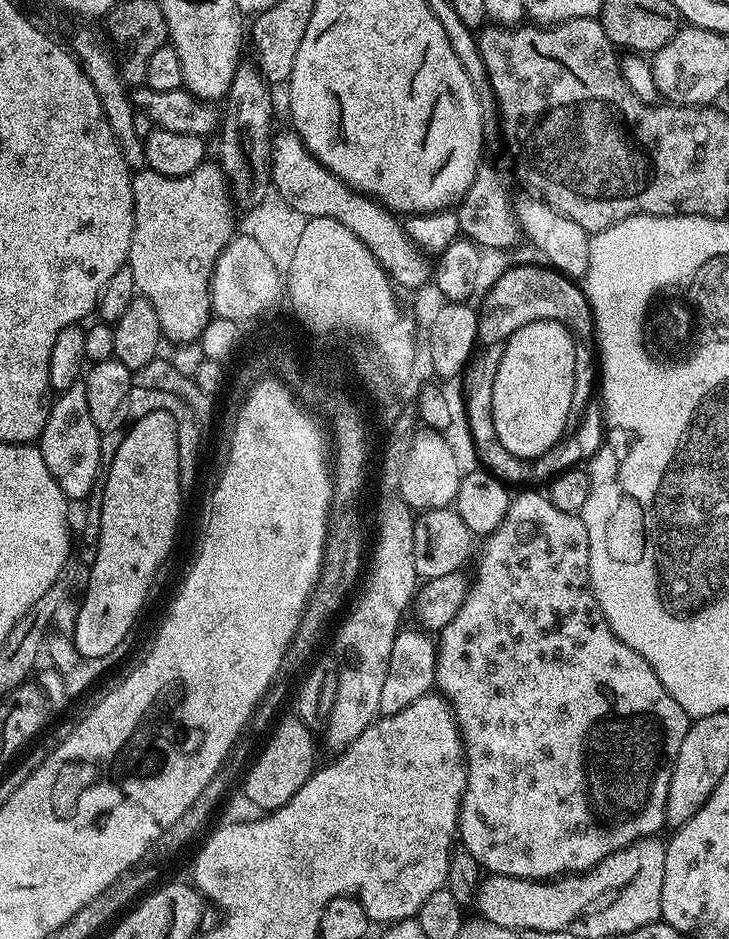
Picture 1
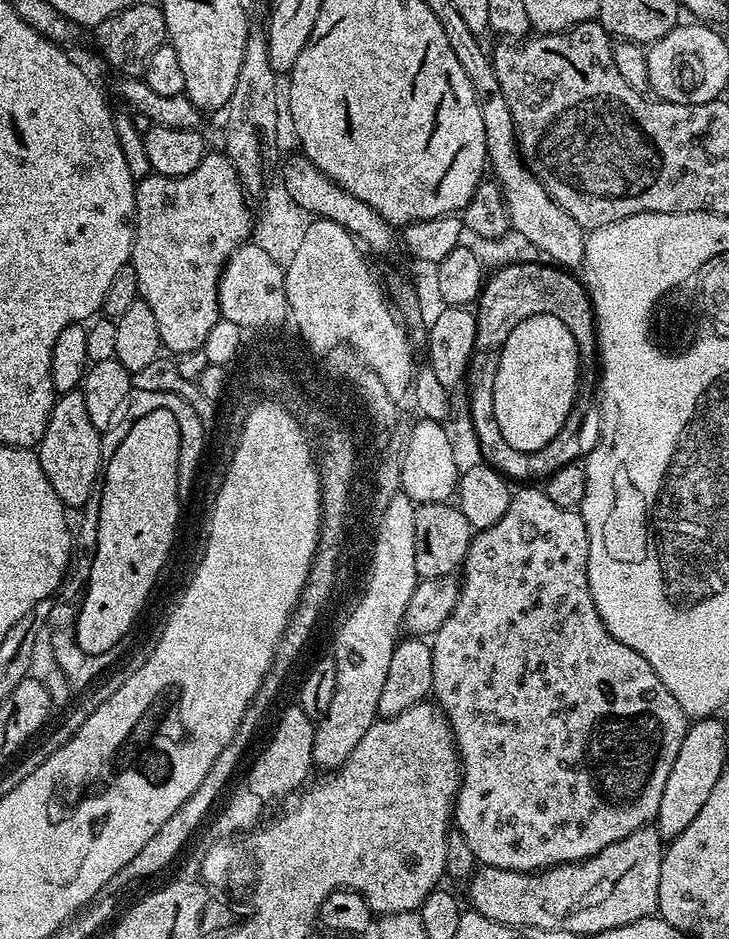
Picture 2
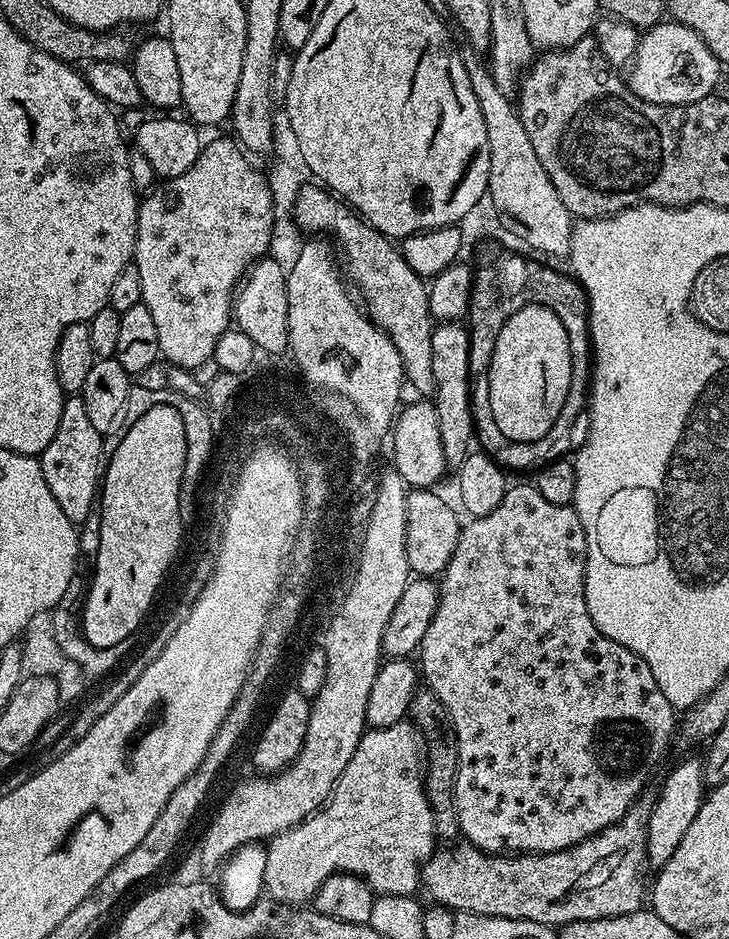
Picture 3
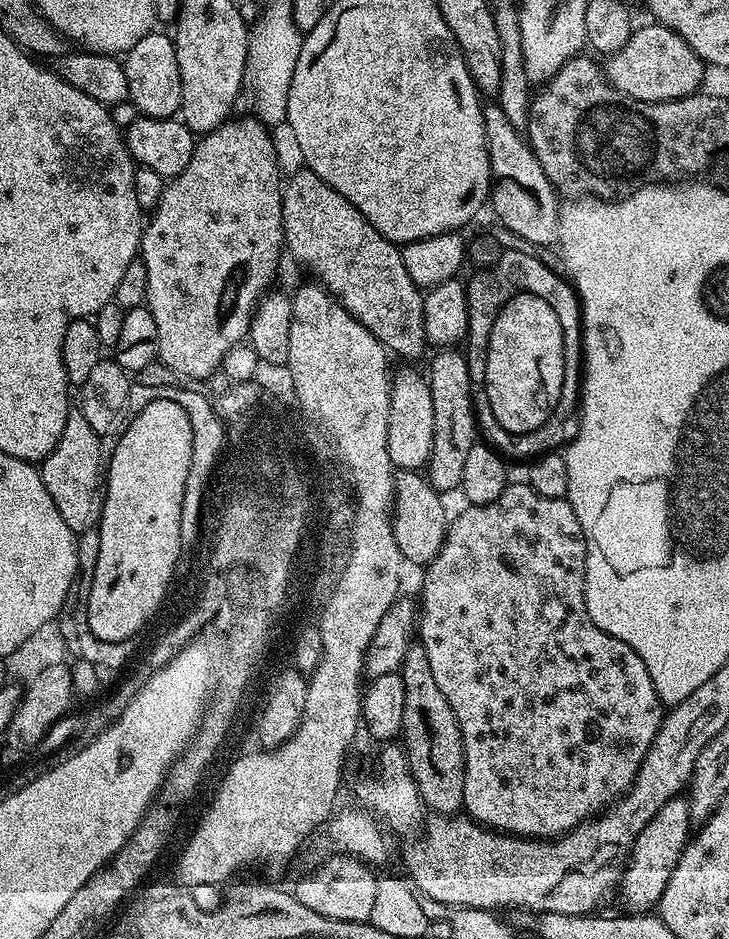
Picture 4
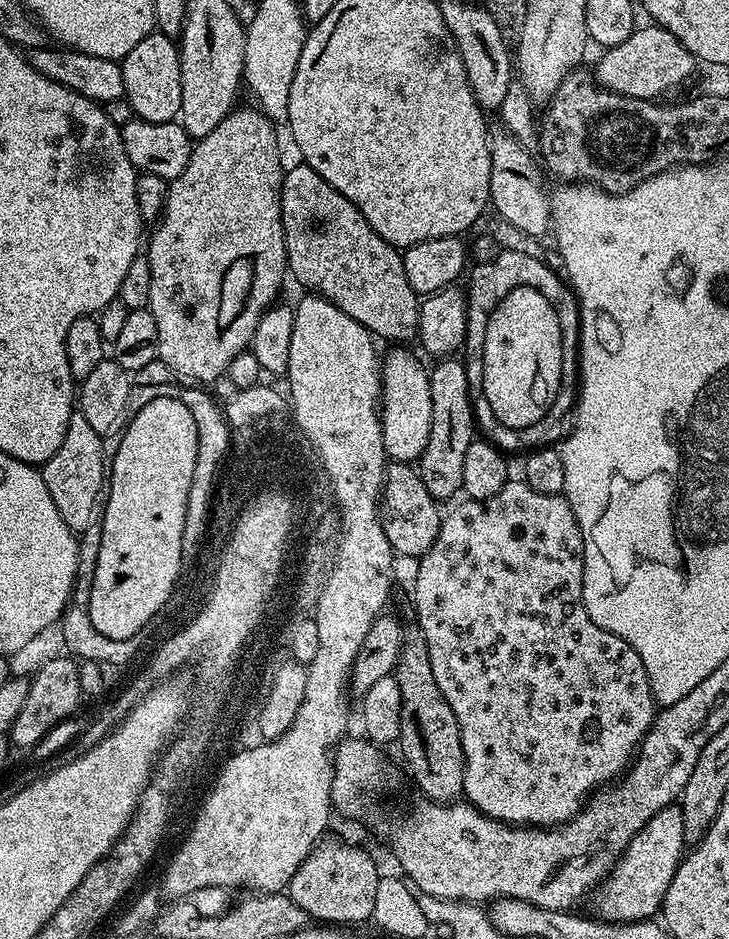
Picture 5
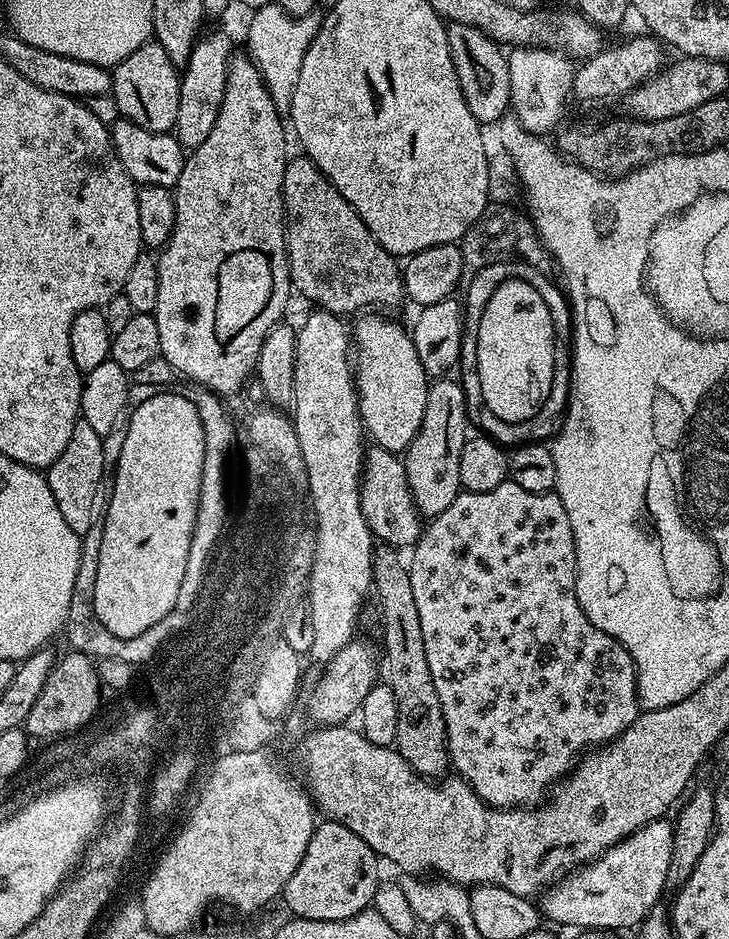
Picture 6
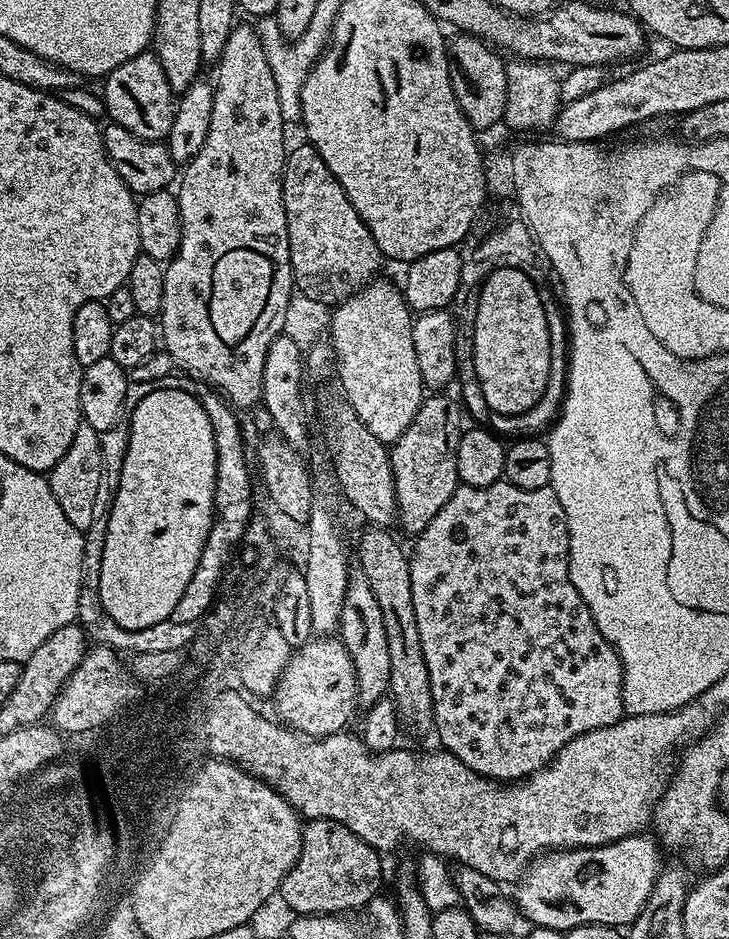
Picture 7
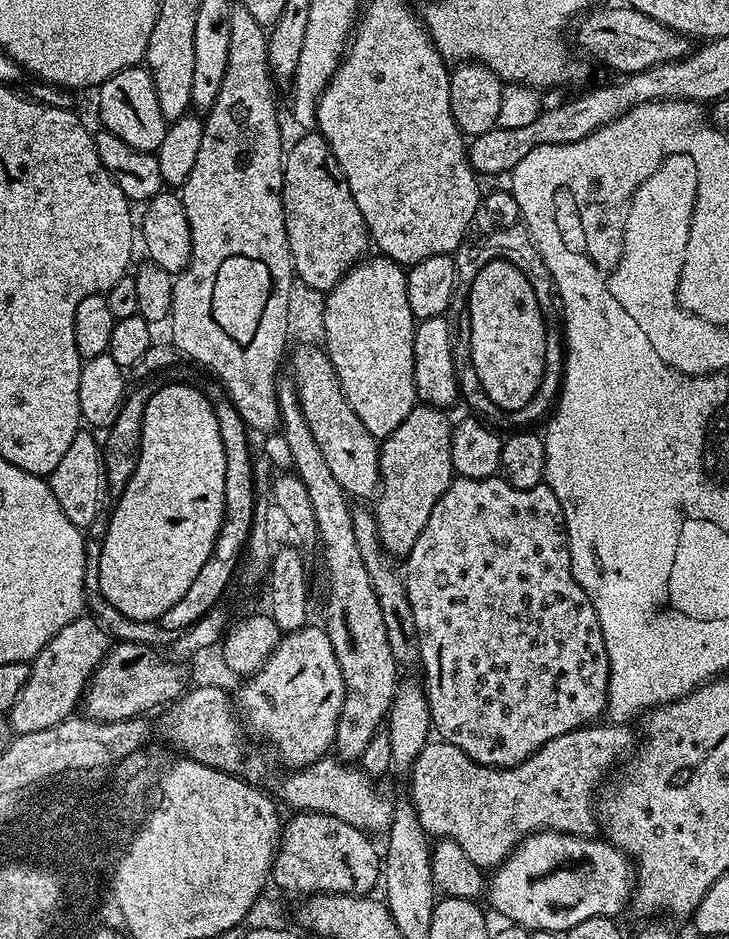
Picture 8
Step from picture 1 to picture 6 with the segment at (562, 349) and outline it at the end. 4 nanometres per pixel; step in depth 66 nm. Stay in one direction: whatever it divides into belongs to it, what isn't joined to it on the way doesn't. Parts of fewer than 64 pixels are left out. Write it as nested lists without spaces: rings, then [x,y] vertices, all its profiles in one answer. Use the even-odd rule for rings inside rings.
[[[508,279],[490,296],[477,332],[478,377],[484,408],[508,424],[538,414],[554,379],[555,326],[539,290],[530,282]]]

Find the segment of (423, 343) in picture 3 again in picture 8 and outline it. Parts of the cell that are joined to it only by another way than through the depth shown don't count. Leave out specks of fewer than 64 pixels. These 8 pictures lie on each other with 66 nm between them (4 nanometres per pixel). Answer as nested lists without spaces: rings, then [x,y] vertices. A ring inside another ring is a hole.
[[[308,130],[287,149],[284,158],[284,221],[295,277],[315,291],[327,294],[370,248],[368,227],[350,194],[350,186],[319,131]]]

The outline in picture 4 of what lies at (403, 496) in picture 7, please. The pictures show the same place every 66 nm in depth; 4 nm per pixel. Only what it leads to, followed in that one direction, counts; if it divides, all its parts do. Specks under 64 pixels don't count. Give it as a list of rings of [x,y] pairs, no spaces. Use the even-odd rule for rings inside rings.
[[[452,346],[437,352],[440,353],[433,358],[432,365],[426,371],[428,389],[434,402],[434,442],[426,465],[426,475],[437,492],[449,494],[459,489],[466,458],[478,443],[478,431],[473,408],[474,385],[467,372],[465,353]]]

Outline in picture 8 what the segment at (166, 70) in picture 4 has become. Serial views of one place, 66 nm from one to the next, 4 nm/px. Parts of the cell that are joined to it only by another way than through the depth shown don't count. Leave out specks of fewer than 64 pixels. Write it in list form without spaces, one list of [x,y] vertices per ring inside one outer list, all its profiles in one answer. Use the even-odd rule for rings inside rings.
[[[137,66],[118,70],[118,74],[110,77],[105,84],[99,85],[99,92],[99,127],[110,134],[118,134],[118,138],[122,138],[122,142],[126,142],[126,146],[134,146],[134,150],[156,153],[158,146],[162,146],[162,138],[166,138],[166,130],[170,121],[162,118],[162,110],[158,106],[158,93],[154,90],[154,78],[148,73],[147,67]]]

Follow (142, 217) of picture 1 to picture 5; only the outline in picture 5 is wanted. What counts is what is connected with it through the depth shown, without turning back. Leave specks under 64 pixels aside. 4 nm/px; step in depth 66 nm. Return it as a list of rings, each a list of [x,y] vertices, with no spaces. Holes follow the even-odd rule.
[[[233,107],[210,134],[199,137],[193,143],[190,162],[178,178],[168,185],[168,196],[164,199],[163,213],[155,225],[152,237],[146,240],[146,255],[150,262],[150,302],[147,309],[154,314],[154,323],[158,326],[159,359],[176,372],[177,377],[200,386],[212,386],[220,375],[229,371],[231,363],[239,355],[246,352],[254,338],[254,330],[265,312],[273,307],[274,301],[281,295],[281,284],[286,273],[288,251],[284,245],[284,227],[282,226],[282,210],[280,209],[280,187],[284,181],[285,169],[280,164],[278,142],[276,141],[277,125],[273,124],[259,107]]]

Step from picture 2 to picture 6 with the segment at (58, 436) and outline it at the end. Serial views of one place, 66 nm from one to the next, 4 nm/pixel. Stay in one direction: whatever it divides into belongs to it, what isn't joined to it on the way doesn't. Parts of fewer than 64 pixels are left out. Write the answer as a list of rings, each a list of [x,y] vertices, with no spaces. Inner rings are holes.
[[[81,418],[74,426],[74,434],[70,434],[66,450],[62,450],[62,454],[58,454],[58,458],[46,470],[50,494],[54,494],[54,502],[58,502],[58,511],[78,537],[84,536],[93,525],[93,505],[99,497],[103,479],[103,442],[104,437],[98,434],[98,430],[93,430],[90,422]]]

